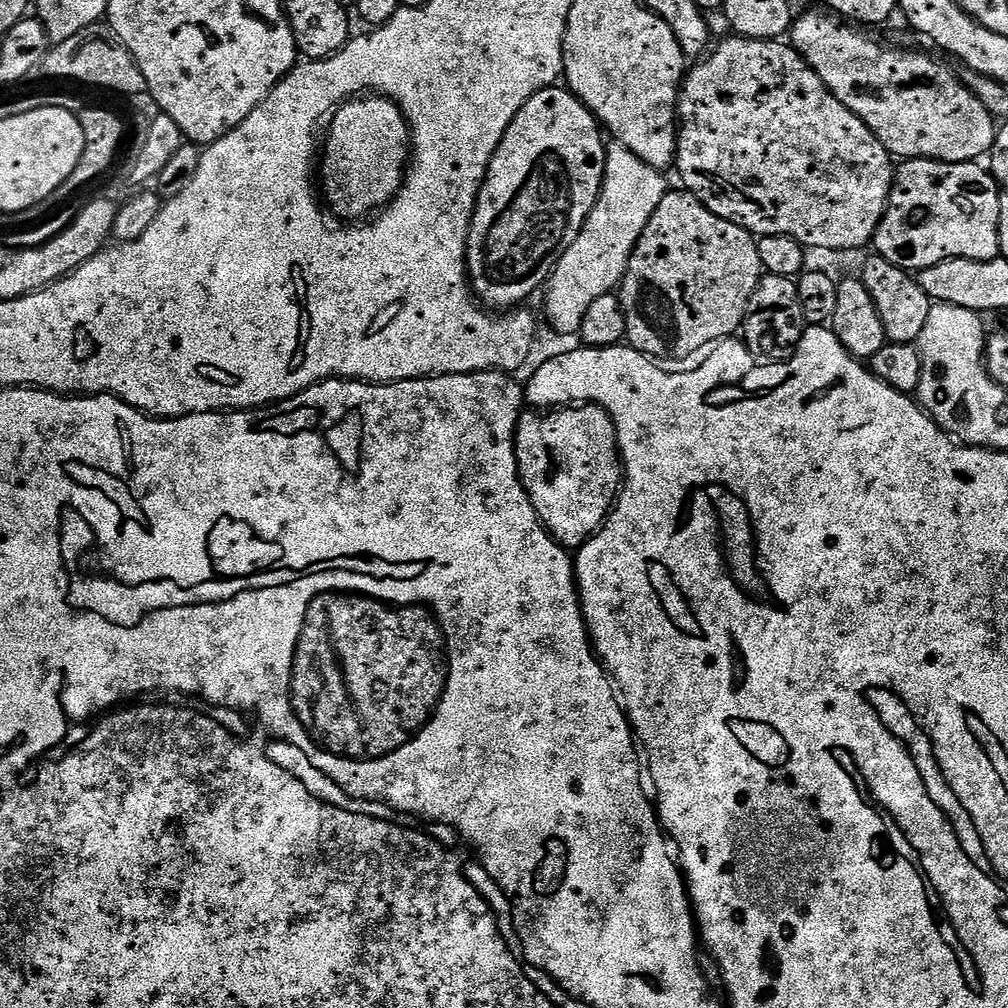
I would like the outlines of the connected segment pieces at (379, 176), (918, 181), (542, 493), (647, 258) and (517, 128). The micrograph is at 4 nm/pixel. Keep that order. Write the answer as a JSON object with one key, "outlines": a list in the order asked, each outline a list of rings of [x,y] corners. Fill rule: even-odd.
{"outlines":[[[[368,94],[368,95],[365,95],[363,98],[353,98],[353,99],[339,105],[339,107],[337,107],[335,109],[334,115],[331,117],[331,120],[332,120],[332,125],[330,125],[329,128],[328,128],[328,141],[326,141],[325,144],[324,144],[324,141],[323,141],[323,144],[322,144],[322,163],[319,165],[319,168],[318,168],[319,175],[320,175],[320,172],[321,172],[322,175],[324,175],[324,192],[325,192],[326,195],[328,195],[328,204],[329,204],[329,205],[327,204],[327,207],[330,209],[330,212],[331,212],[330,207],[332,207],[333,214],[336,215],[336,216],[341,216],[341,218],[344,219],[344,220],[341,220],[341,221],[344,221],[344,222],[360,222],[360,221],[363,221],[365,218],[371,217],[373,214],[379,213],[381,210],[387,208],[388,205],[391,204],[392,201],[396,199],[396,195],[398,195],[398,193],[400,193],[400,189],[404,187],[404,177],[405,177],[405,175],[406,175],[406,173],[407,173],[407,171],[410,167],[410,149],[412,147],[412,134],[411,134],[411,131],[410,131],[409,126],[408,126],[408,119],[406,119],[404,117],[404,111],[402,111],[398,107],[398,105],[396,103],[394,103],[393,100],[390,100],[390,99],[387,99],[383,96],[378,96],[378,95],[375,95],[375,94]]],[[[909,160],[895,169],[892,193],[888,195],[888,209],[876,228],[874,248],[886,262],[918,274],[924,268],[943,260],[995,260],[1000,256],[1000,198],[1002,189],[987,167],[979,168],[976,162],[947,164],[944,160]]],[[[596,405],[568,406],[547,412],[526,412],[516,428],[516,461],[520,480],[540,521],[570,552],[578,550],[604,527],[623,485],[623,459],[612,416]],[[572,442],[586,444],[584,458],[560,458],[572,454]]],[[[687,190],[679,191],[669,191],[664,201],[658,206],[658,210],[650,218],[650,222],[644,231],[644,237],[640,239],[640,243],[632,251],[628,269],[624,279],[620,281],[618,289],[620,304],[624,307],[624,313],[626,314],[627,343],[631,347],[637,348],[643,356],[651,356],[660,362],[668,362],[664,360],[684,360],[687,356],[694,355],[695,352],[701,351],[700,353],[703,353],[709,346],[715,345],[721,340],[735,337],[744,327],[744,317],[748,314],[750,298],[760,284],[760,277],[765,275],[758,254],[758,246],[756,245],[757,237],[734,222],[726,222],[726,218],[718,218],[718,214],[711,212],[694,193]]],[[[553,86],[551,88],[544,88],[538,94],[534,94],[534,98],[530,98],[530,102],[526,102],[526,106],[522,106],[522,110],[518,110],[514,122],[510,122],[510,126],[506,130],[506,134],[502,138],[502,142],[498,146],[498,150],[488,167],[488,177],[484,179],[484,185],[480,188],[480,197],[476,203],[474,218],[470,226],[470,234],[468,235],[468,278],[470,287],[473,293],[489,309],[515,309],[517,306],[523,305],[520,303],[527,296],[534,295],[536,291],[539,293],[547,285],[548,278],[551,276],[556,263],[560,261],[564,251],[574,242],[574,238],[578,238],[578,234],[582,230],[586,218],[594,210],[596,200],[600,196],[600,187],[604,181],[604,171],[606,170],[607,162],[608,149],[606,147],[606,136],[602,131],[600,121],[597,120],[594,113],[573,92],[568,91],[567,87]]]]}

